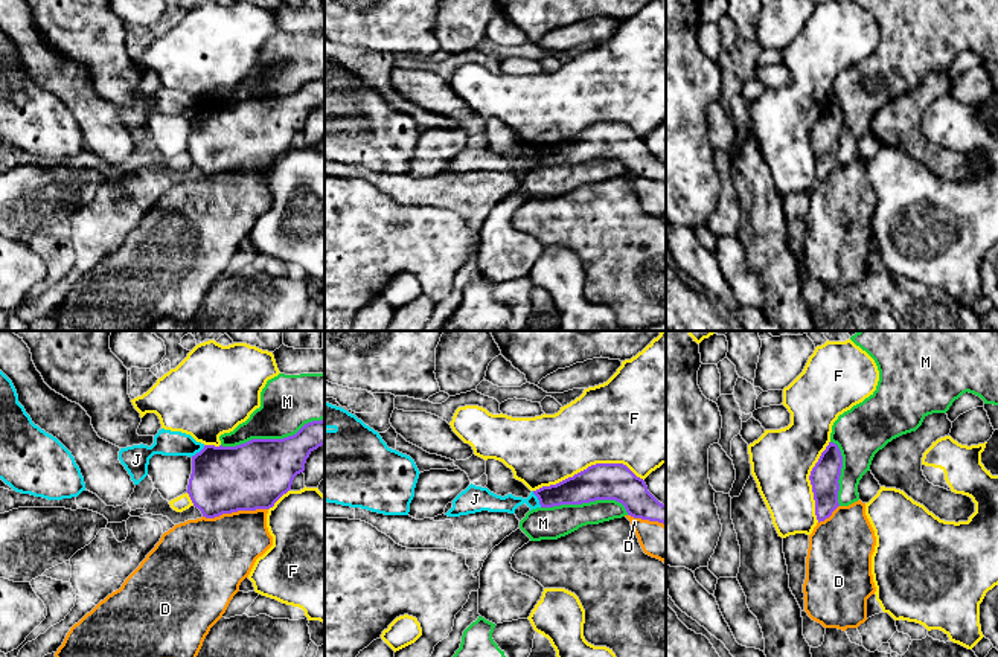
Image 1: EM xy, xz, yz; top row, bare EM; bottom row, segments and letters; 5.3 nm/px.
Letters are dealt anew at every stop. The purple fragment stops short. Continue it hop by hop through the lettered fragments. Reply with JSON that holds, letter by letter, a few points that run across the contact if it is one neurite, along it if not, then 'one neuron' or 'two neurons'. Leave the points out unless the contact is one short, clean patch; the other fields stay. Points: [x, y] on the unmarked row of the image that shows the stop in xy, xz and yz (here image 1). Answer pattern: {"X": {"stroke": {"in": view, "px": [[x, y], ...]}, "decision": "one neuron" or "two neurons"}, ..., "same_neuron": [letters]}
{"D": {"decision": "two neurons"}, "F": {"decision": "two neurons"}, "J": {"stroke": {"in": "xz", "px": [[532, 150], [541, 165]]}, "decision": "two neurons"}, "M": {"decision": "two neurons"}, "same_neuron": []}

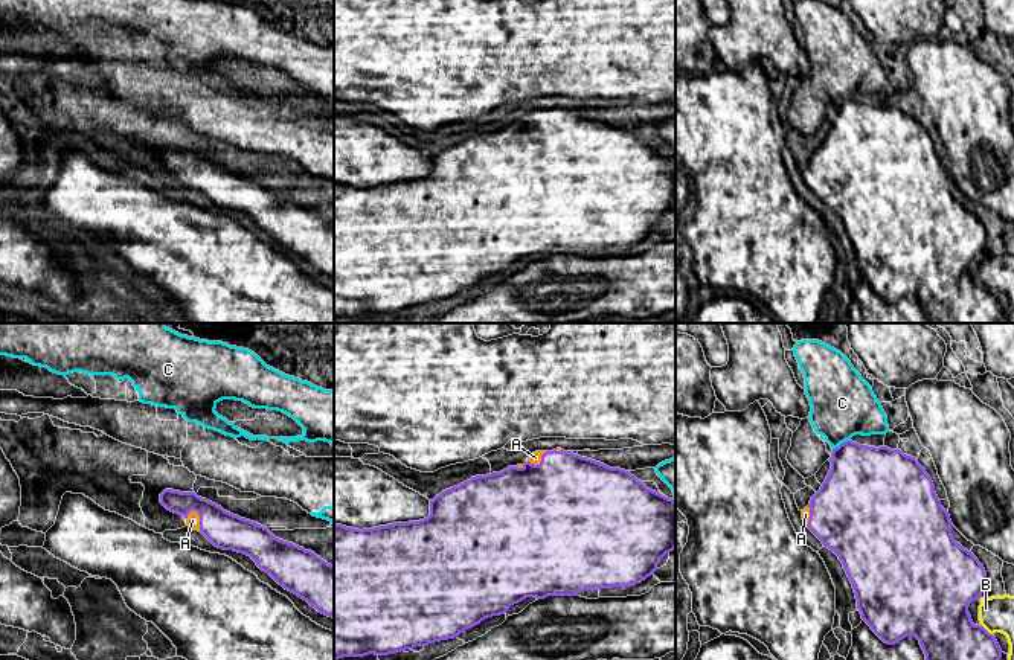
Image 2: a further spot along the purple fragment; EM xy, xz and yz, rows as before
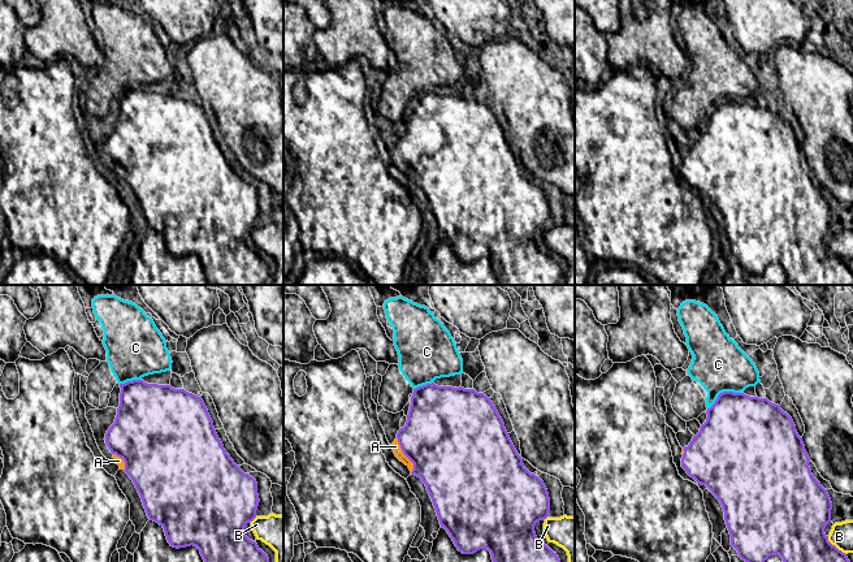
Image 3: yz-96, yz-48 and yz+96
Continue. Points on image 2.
{"A": {"decision": "one neuron"}, "B": {"decision": "two neurons"}, "C": {"decision": "two neurons"}, "same_neuron": ["A"]}

